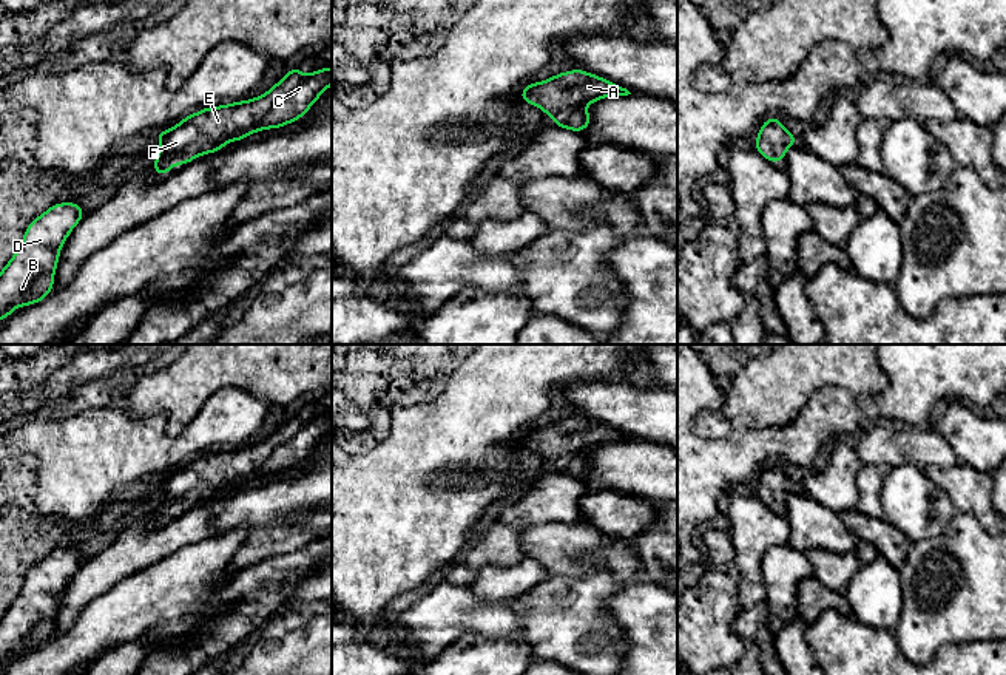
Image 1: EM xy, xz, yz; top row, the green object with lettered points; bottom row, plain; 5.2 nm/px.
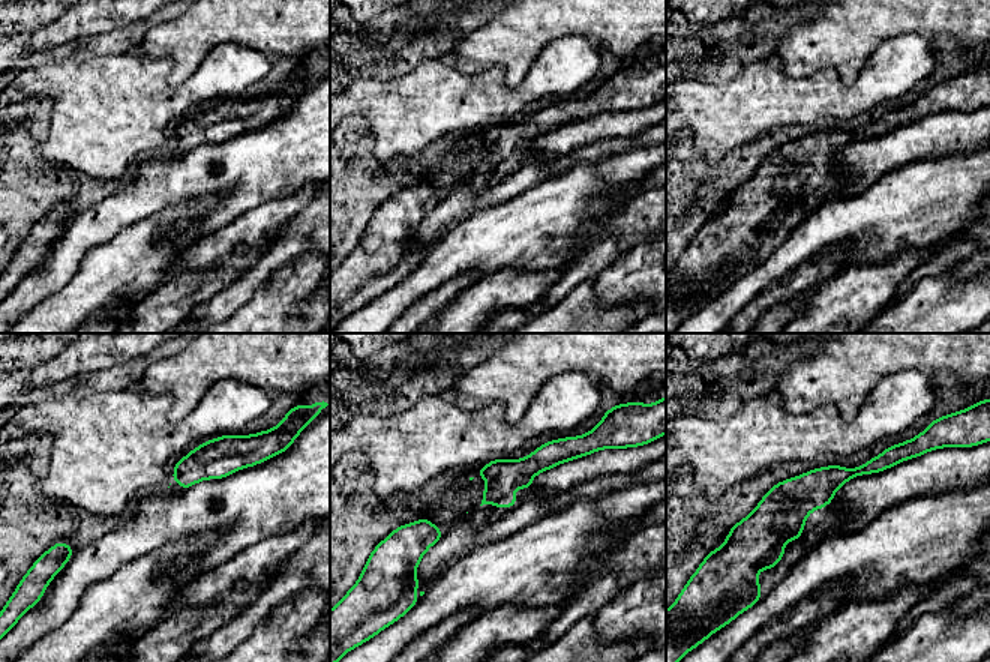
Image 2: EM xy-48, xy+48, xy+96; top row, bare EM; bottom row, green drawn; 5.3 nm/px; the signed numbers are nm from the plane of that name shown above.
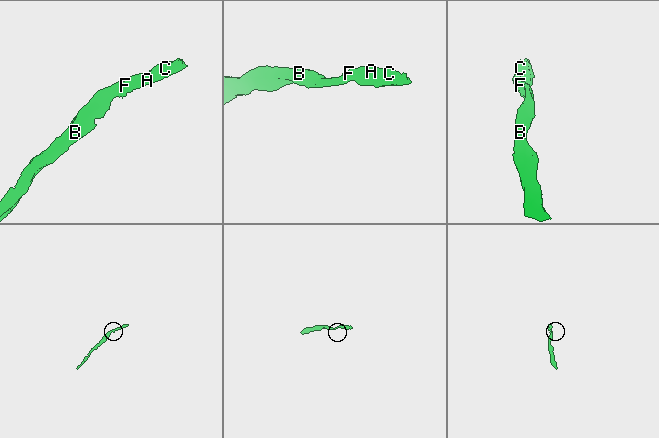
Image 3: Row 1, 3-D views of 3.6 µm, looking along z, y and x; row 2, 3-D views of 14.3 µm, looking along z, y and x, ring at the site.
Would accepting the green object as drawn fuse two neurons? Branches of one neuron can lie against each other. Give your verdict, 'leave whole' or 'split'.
leave whole

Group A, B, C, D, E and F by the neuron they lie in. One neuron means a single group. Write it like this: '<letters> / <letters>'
A B C D E F

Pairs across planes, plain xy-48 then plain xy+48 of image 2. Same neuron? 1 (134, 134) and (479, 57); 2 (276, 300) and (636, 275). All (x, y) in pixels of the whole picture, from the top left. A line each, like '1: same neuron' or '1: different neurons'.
1: different neurons
2: same neuron

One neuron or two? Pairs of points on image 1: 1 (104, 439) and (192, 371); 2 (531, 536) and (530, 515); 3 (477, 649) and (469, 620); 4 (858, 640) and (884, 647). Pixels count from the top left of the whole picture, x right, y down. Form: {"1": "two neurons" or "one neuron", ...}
{"1": "two neurons", "2": "two neurons", "3": "two neurons", "4": "one neuron"}

